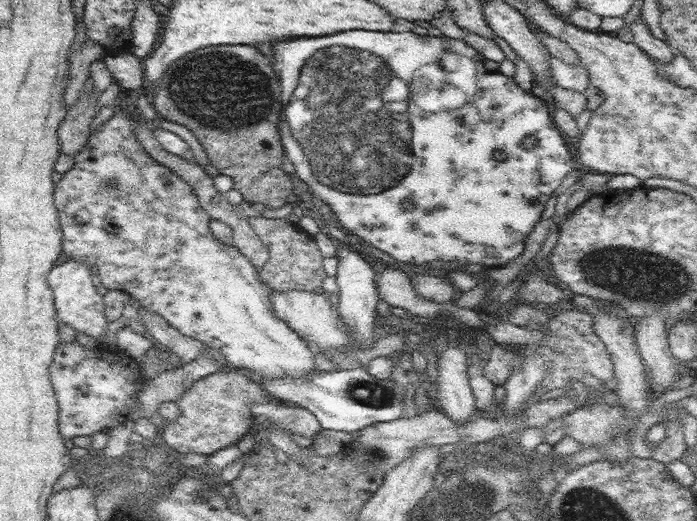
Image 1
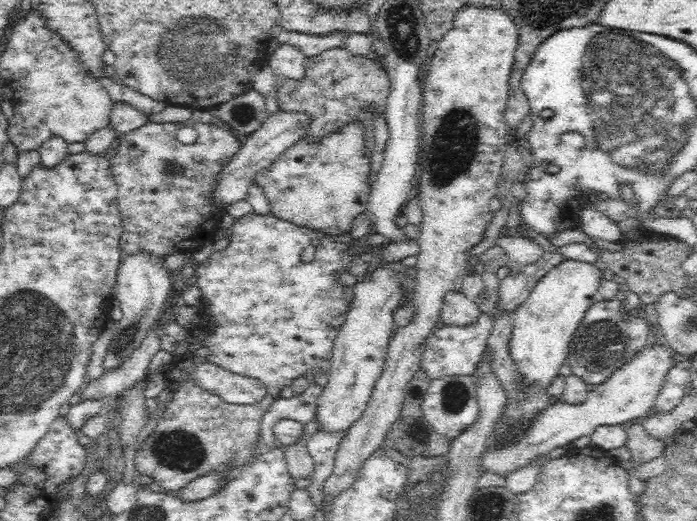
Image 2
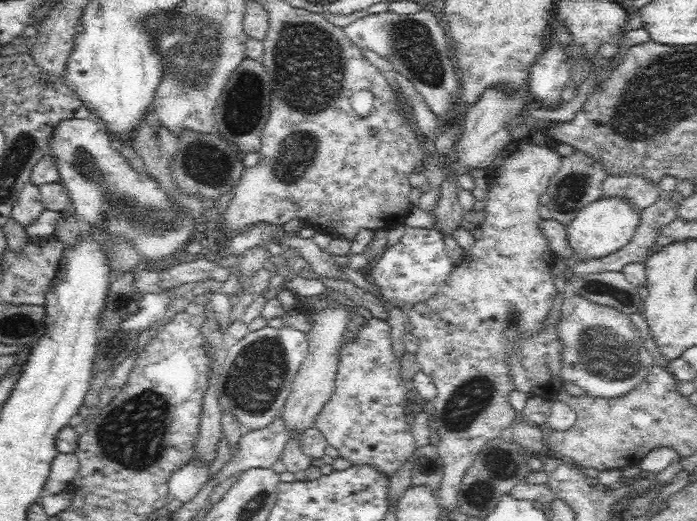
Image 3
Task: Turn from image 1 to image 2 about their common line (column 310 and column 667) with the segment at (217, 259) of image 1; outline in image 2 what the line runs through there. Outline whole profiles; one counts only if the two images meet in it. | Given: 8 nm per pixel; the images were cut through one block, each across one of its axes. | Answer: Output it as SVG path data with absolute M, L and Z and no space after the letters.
M659 344L646 345L638 354L632 357L628 364L623 364L608 379L600 384L590 387L587 397L582 404L554 403L549 405L536 420L530 424L526 434L514 442L512 446L504 444L500 448L487 448L482 454L480 467L482 470L491 470L492 473L504 478L518 470L529 466L533 459L544 457L558 447L573 444L583 436L591 436L597 427L603 425L623 425L631 420L648 417L655 409L655 400L666 380L668 371L676 363L669 347Z

